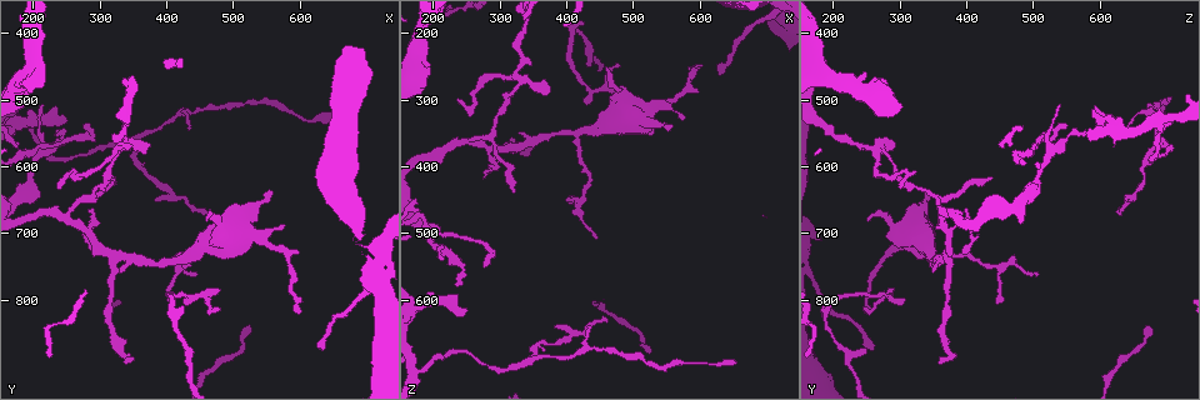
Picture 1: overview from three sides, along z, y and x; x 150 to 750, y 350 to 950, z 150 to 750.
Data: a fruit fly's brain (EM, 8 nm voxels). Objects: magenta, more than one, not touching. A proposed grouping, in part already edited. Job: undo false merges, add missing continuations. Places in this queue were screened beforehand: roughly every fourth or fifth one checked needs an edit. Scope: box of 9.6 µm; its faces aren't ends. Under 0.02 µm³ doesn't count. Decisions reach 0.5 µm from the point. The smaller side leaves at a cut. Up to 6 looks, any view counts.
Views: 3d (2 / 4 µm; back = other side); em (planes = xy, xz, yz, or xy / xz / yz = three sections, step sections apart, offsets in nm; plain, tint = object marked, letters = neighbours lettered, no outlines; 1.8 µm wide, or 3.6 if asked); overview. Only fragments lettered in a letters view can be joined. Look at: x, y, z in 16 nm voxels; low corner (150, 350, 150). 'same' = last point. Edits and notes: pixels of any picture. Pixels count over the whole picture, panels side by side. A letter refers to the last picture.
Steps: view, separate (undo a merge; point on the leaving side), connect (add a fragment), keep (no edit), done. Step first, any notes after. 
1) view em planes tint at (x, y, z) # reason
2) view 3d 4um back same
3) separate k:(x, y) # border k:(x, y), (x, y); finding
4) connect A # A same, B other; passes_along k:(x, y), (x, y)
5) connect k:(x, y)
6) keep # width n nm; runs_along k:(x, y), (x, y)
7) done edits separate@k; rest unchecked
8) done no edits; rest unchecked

view em planes plain at (455, 515, 670) # thin neck

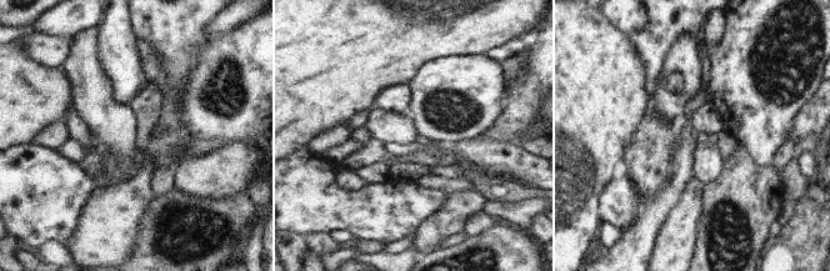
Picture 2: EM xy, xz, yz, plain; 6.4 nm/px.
view em planes tint same

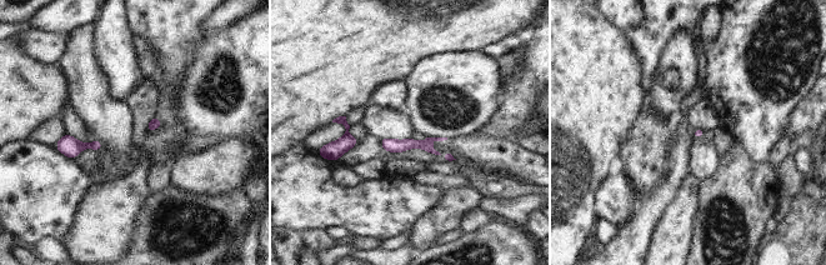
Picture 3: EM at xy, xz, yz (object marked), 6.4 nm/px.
view em planes letters same

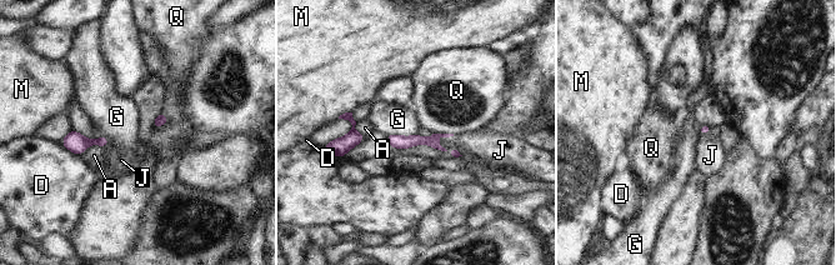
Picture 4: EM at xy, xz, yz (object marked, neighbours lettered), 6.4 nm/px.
keep # width 70 nm; A other, D other, G other, J other, M other, Q other; border 4:(416, 133), (413, 135), (385, 135); all the same cell

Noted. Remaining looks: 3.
view em planes letters at (595, 815, 250) # tapers out

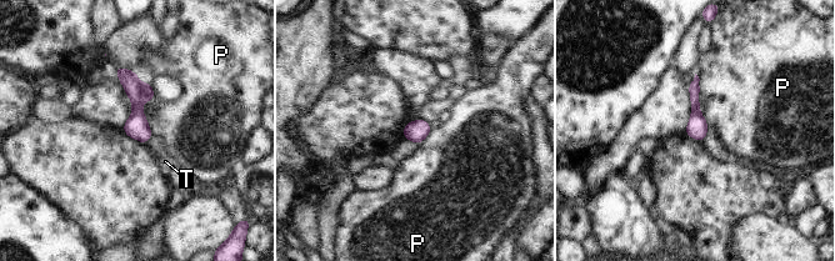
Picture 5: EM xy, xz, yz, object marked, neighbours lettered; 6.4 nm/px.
keep # width 130 nm; P other, T other; border 5:(695, 73), (699, 111), (708, 126); no lettered fragment goes on from it

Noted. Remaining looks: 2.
done no edits; rest unchecked

